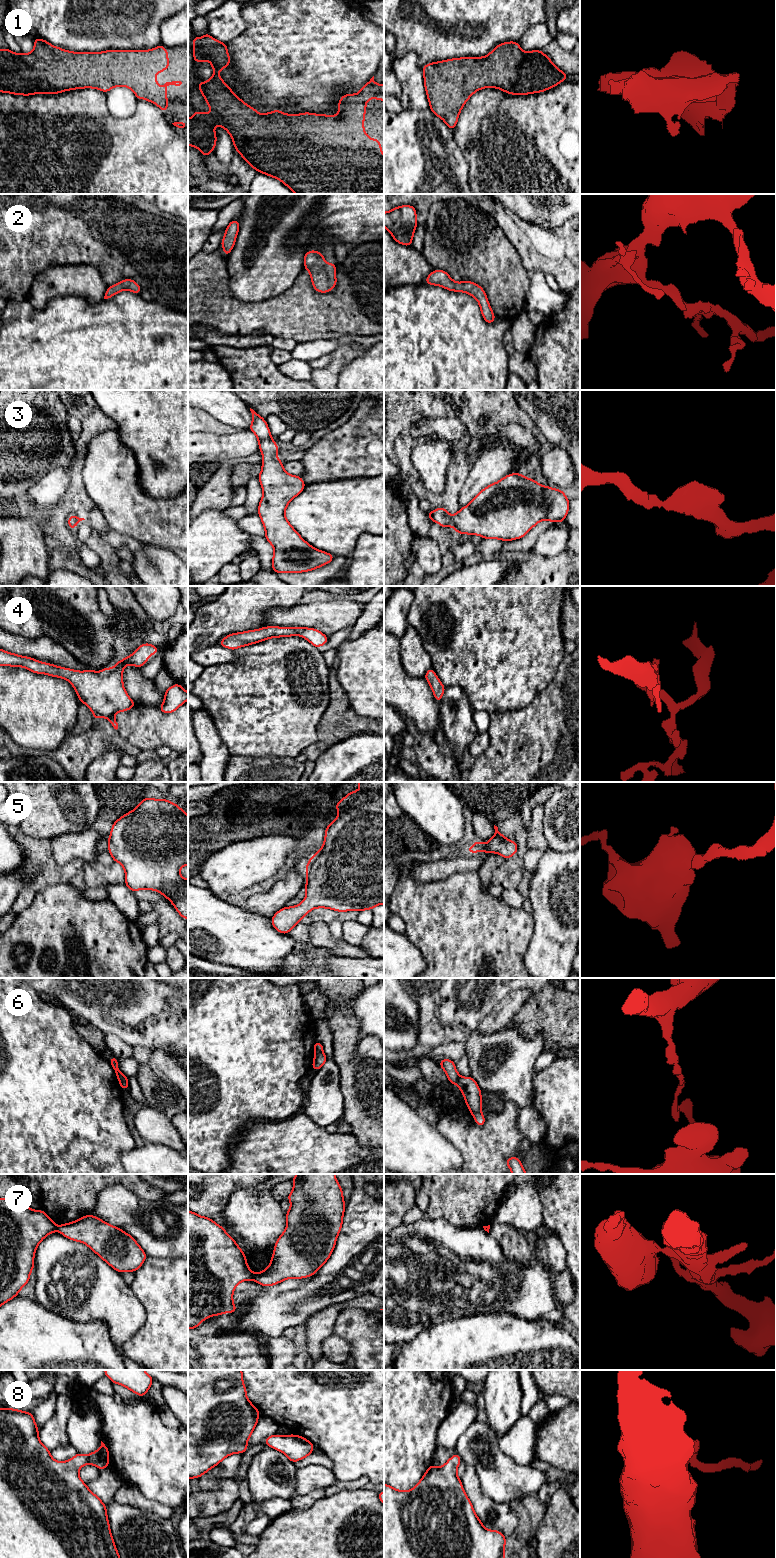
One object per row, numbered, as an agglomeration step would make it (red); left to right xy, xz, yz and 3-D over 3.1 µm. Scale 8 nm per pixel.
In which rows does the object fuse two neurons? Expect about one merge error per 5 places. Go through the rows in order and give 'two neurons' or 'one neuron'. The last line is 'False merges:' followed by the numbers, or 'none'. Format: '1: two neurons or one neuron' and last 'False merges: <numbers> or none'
1: one neuron
2: one neuron
3: one neuron
4: one neuron
5: one neuron
6: two neurons
7: two neurons
8: one neuron
False merges: 6, 7

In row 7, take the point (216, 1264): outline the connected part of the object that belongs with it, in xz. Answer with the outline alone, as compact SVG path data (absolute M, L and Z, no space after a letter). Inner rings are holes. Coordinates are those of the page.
M188 1210L188 1329L196 1329L209 1316L237 1312L233 1303L235 1287L242 1281L252 1280L253 1271L247 1265L247 1259L236 1241L229 1236L224 1227L211 1218L200 1216Z

